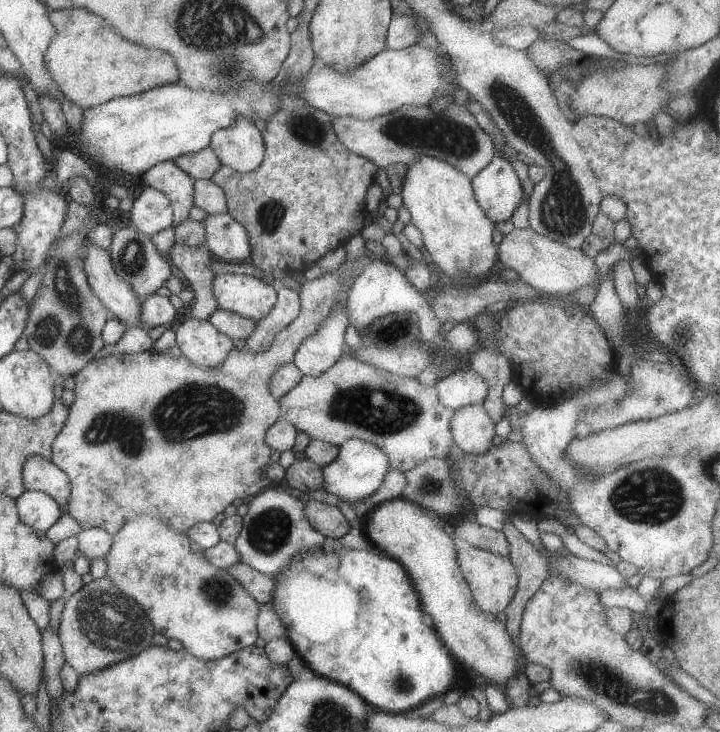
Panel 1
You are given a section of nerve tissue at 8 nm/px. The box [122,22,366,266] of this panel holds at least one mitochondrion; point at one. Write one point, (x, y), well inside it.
(309, 131)

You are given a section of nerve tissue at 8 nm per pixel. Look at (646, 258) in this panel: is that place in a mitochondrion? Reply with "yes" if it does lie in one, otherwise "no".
no

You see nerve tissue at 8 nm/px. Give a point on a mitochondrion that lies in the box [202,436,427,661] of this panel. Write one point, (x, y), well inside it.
(269, 531)

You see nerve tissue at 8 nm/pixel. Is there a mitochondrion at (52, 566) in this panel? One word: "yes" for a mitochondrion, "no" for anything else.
no

